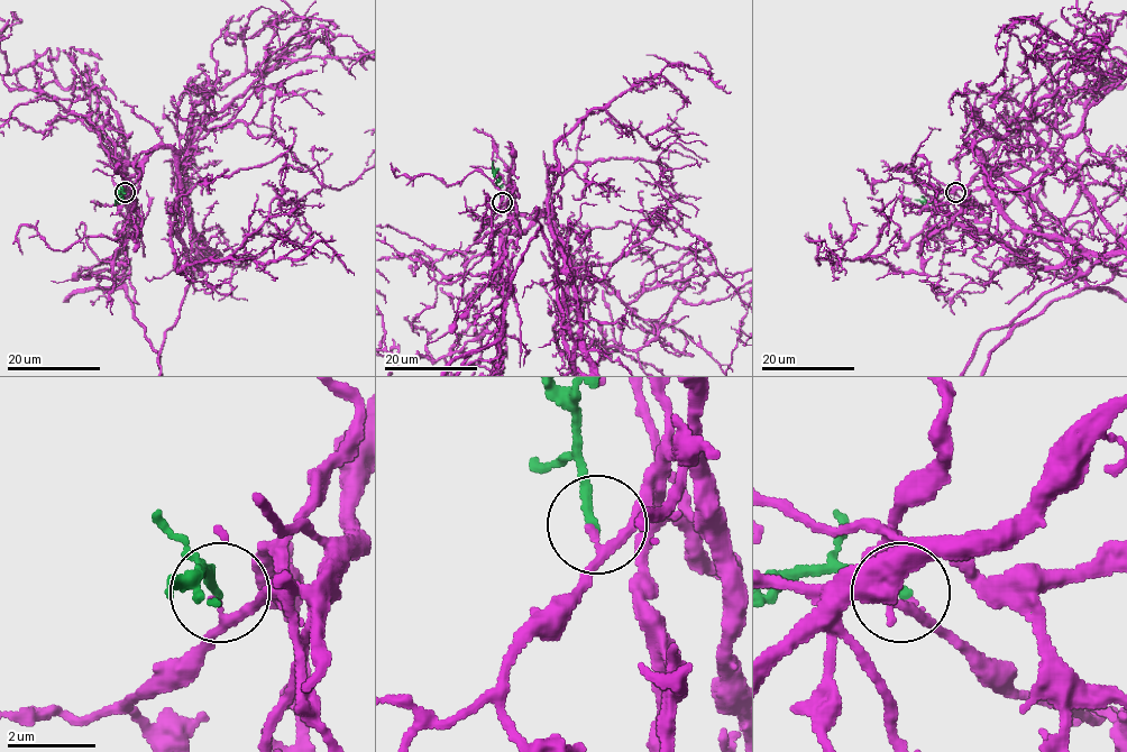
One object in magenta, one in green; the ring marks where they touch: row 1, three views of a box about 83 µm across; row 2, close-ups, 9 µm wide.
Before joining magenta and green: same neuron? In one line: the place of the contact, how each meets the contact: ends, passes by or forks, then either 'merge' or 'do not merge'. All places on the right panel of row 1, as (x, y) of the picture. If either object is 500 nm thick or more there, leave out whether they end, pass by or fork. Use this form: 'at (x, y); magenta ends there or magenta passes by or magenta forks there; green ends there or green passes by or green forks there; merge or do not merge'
at (955, 192); magenta passes by; green ends there; do not merge

